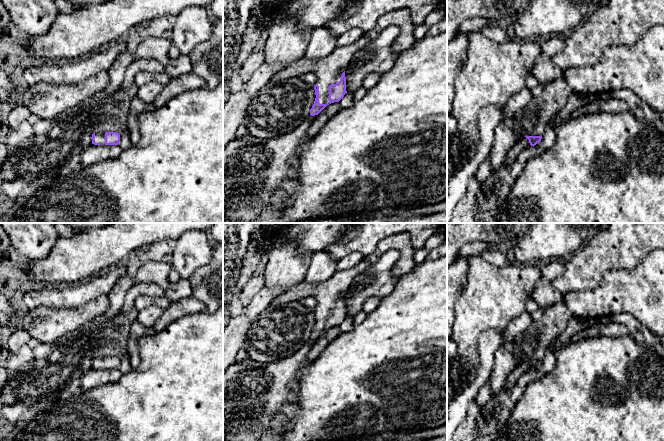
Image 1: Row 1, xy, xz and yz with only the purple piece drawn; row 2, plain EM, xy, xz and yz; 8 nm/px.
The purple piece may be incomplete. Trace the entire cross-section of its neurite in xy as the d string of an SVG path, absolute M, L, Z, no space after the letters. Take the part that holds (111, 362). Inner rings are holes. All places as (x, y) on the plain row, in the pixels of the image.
M94 356L91 362L94 369L118 369L120 366L120 358L117 356Z

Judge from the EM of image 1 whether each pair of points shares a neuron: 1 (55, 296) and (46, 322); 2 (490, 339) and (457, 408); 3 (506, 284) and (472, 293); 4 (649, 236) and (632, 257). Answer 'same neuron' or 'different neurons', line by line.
1: different neurons
2: same neuron
3: same neuron
4: same neuron

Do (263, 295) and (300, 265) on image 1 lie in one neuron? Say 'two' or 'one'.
two

